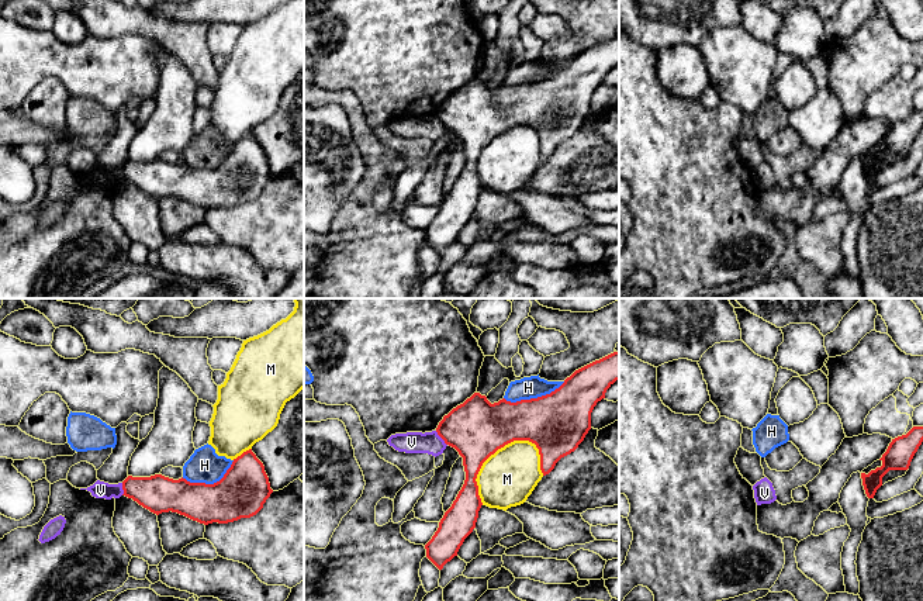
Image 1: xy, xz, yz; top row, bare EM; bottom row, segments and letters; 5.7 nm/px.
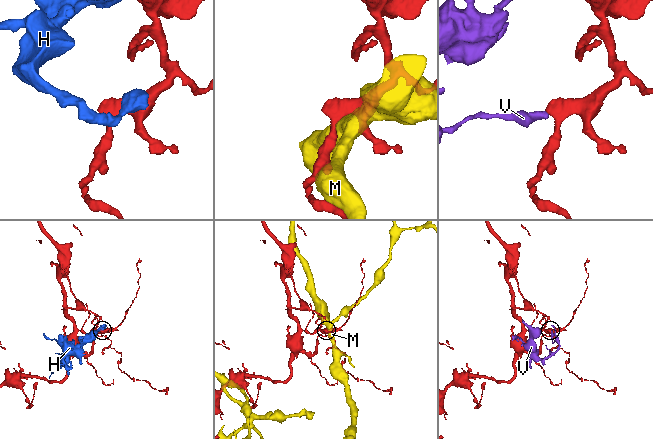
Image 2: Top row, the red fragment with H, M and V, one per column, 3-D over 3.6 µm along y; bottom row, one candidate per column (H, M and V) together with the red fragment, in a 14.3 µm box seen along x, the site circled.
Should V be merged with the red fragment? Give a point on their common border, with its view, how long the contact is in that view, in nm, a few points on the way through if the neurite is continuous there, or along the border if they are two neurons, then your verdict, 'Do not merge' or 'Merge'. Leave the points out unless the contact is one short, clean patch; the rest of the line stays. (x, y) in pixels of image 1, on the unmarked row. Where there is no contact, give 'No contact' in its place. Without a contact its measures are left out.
Touches red at xz (441, 121). Shared border 110 nm. Boundary: xz (435, 116), (446, 130). Do not merge

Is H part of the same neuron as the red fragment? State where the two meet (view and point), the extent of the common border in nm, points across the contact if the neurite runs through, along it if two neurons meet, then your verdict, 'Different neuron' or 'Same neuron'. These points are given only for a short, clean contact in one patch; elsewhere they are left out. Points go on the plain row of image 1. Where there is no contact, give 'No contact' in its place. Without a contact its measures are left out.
Touches red at xz (533, 83). Shared border 360 nm. Different neuron

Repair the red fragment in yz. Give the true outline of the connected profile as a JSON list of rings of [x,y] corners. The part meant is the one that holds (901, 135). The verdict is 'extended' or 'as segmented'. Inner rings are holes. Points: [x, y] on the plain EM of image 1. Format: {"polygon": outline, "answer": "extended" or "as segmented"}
{"polygon": [[[913,111],[906,120],[892,124],[886,137],[879,144],[881,152],[868,159],[861,158],[862,170],[868,183],[874,183],[877,175],[882,170],[882,162],[889,155],[908,155],[910,146],[923,127],[923,111]]], "answer": "as segmented"}

